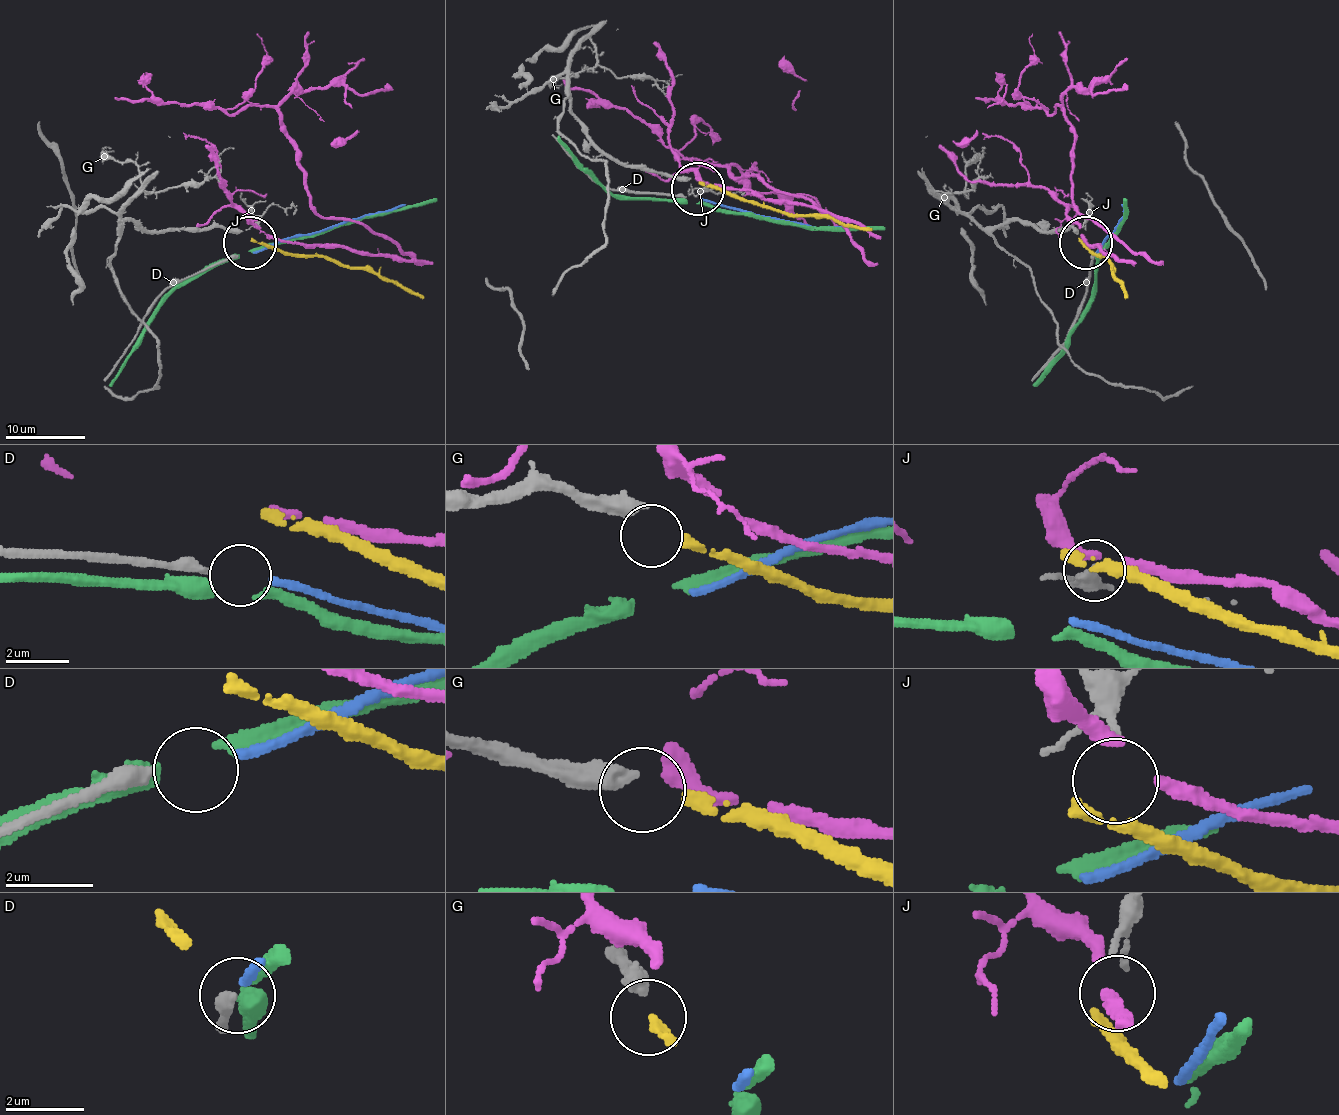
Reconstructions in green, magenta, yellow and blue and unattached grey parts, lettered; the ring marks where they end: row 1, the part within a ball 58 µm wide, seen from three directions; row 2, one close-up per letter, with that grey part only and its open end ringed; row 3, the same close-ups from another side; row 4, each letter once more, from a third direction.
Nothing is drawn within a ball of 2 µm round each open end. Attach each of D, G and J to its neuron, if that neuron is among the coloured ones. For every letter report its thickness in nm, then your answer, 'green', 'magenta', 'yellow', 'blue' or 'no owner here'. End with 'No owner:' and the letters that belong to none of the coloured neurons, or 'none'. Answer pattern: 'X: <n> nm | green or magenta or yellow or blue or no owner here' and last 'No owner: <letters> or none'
D: 340 nm | blue
G: 400 nm | yellow
J: 170 nm | no owner here
No owner: J

